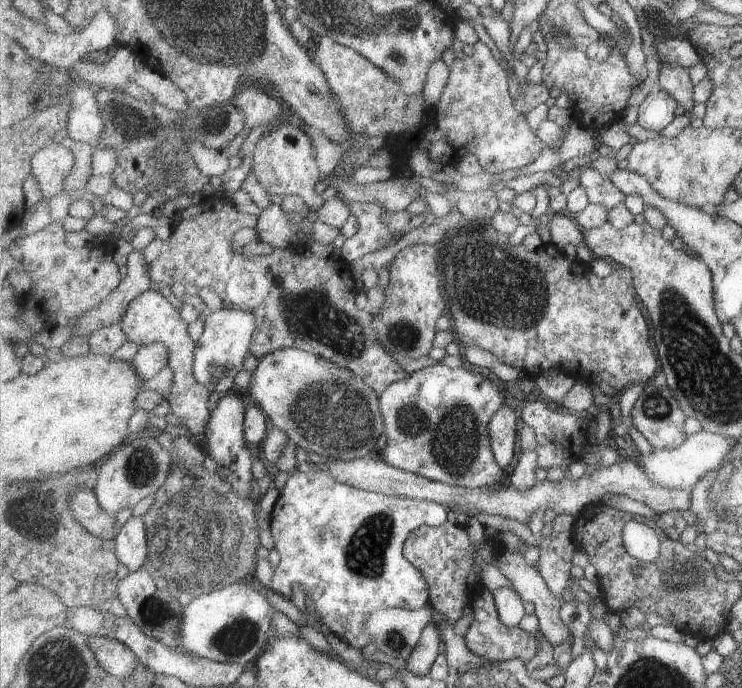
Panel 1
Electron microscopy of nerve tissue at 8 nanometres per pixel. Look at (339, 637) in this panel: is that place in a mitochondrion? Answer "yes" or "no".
no

